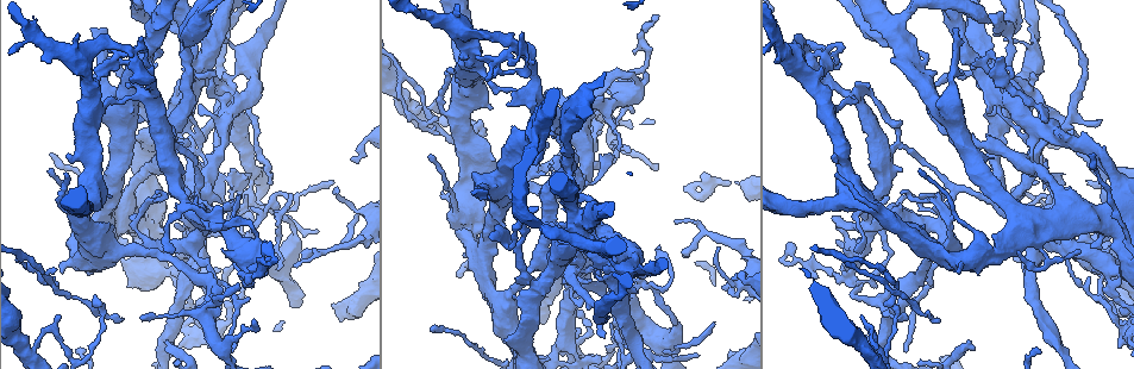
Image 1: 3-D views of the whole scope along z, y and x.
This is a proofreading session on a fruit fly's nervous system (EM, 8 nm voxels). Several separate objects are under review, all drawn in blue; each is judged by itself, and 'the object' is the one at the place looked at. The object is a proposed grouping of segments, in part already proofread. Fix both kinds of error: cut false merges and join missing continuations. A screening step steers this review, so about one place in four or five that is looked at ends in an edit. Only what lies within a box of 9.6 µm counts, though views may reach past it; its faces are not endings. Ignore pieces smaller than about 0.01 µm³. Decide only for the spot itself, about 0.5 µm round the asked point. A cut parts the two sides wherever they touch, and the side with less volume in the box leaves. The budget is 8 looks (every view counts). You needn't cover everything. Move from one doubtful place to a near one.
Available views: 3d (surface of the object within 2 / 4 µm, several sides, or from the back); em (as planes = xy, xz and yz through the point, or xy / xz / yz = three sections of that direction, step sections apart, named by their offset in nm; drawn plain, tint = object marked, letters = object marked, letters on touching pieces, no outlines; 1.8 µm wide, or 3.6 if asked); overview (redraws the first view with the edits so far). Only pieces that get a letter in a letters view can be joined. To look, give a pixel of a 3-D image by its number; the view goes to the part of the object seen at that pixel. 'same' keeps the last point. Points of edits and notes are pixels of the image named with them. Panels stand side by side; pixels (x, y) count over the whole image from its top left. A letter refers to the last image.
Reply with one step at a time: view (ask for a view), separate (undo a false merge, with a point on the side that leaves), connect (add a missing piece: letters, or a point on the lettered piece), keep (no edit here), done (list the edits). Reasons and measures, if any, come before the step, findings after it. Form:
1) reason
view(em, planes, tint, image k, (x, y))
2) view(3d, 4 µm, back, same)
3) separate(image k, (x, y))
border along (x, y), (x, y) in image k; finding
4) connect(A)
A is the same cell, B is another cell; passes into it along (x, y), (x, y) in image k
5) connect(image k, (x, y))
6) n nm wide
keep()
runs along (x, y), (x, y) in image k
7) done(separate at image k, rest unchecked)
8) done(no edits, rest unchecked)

sudden change in width
view(em, planes, tint, image 1, (1066, 214))

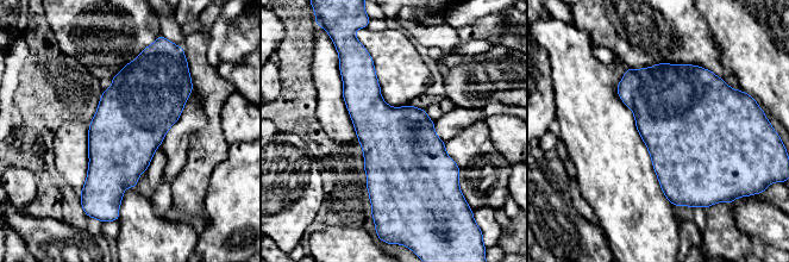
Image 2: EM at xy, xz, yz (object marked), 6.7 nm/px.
see the neighbours
view(em, planes, letters, same)

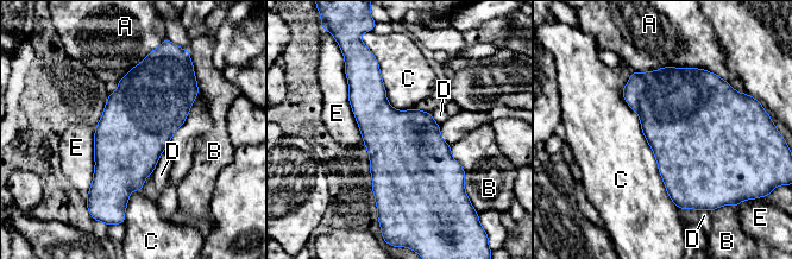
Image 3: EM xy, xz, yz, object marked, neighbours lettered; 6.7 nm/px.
keep()
A, B, C, D and E are other cells; all the same neuron

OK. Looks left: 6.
sudden change in width
view(em, planes, letters, image 1, (1058, 246))

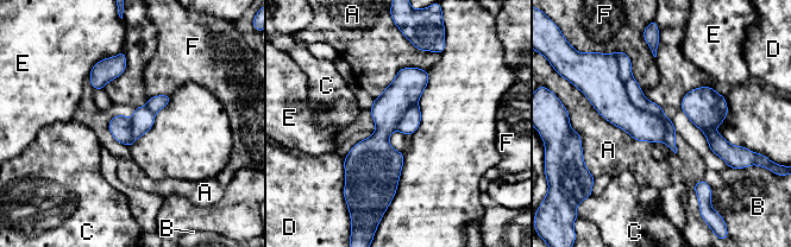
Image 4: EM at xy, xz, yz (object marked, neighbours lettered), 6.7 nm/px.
180 nm wide
keep()
A, B, C, D, E and F are other cells; all the same neuron

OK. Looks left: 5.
tapers out
view(3d, 4 µm, image 1, (232, 200))

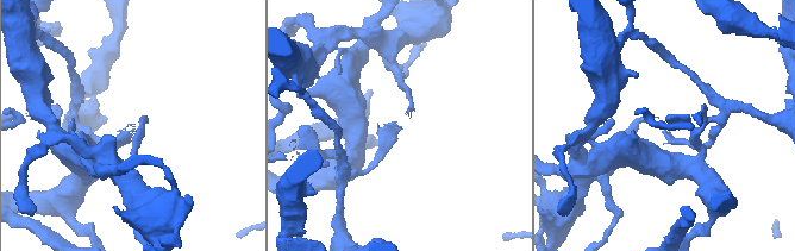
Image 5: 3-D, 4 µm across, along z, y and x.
need the tissue
view(em, planes, letters, image 5, (129, 124))

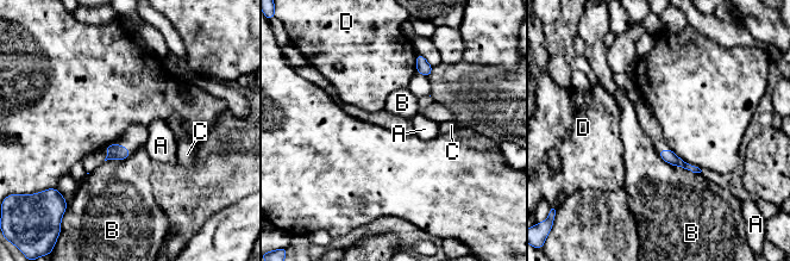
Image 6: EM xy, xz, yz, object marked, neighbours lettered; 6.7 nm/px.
keep()
A, B, C and D are other cells; no lettered piece goes on from it

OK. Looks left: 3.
done(no edits, rest unchecked)

